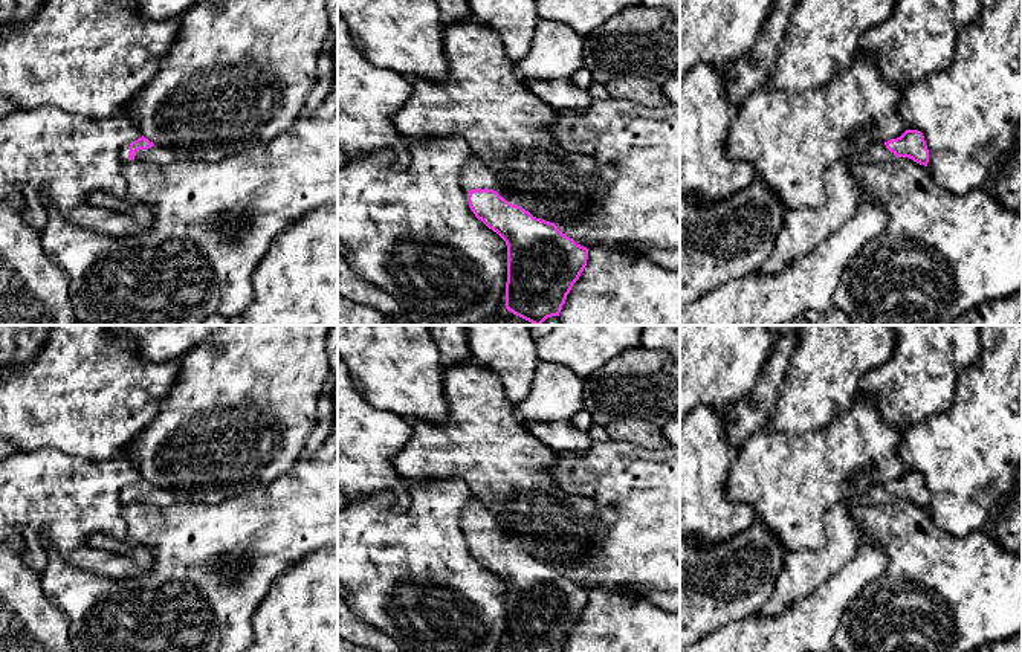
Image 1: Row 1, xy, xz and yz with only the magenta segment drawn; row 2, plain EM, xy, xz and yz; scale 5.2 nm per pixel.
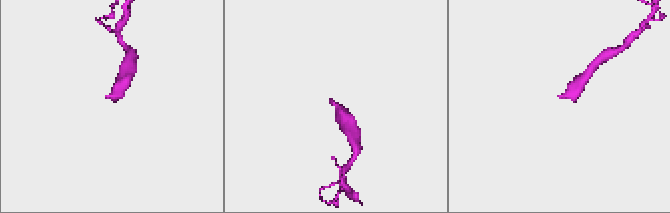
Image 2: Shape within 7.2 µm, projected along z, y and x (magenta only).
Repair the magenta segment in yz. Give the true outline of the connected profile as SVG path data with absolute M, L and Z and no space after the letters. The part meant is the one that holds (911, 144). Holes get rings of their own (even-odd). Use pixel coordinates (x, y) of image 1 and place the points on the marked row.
M906 130L900 137L888 142L872 142L863 151L857 151L849 159L855 163L888 163L895 157L909 157L927 166L929 150L924 136L918 130Z

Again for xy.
M144 136L125 145L121 150L119 157L122 163L127 163L128 160L142 160L157 165L170 165L174 160L174 154L171 150L154 145Z

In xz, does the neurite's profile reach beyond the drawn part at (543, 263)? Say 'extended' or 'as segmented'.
extended

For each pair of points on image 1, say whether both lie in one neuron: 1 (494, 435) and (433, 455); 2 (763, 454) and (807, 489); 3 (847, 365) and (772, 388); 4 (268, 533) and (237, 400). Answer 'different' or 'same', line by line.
1: same
2: same
3: different
4: different

